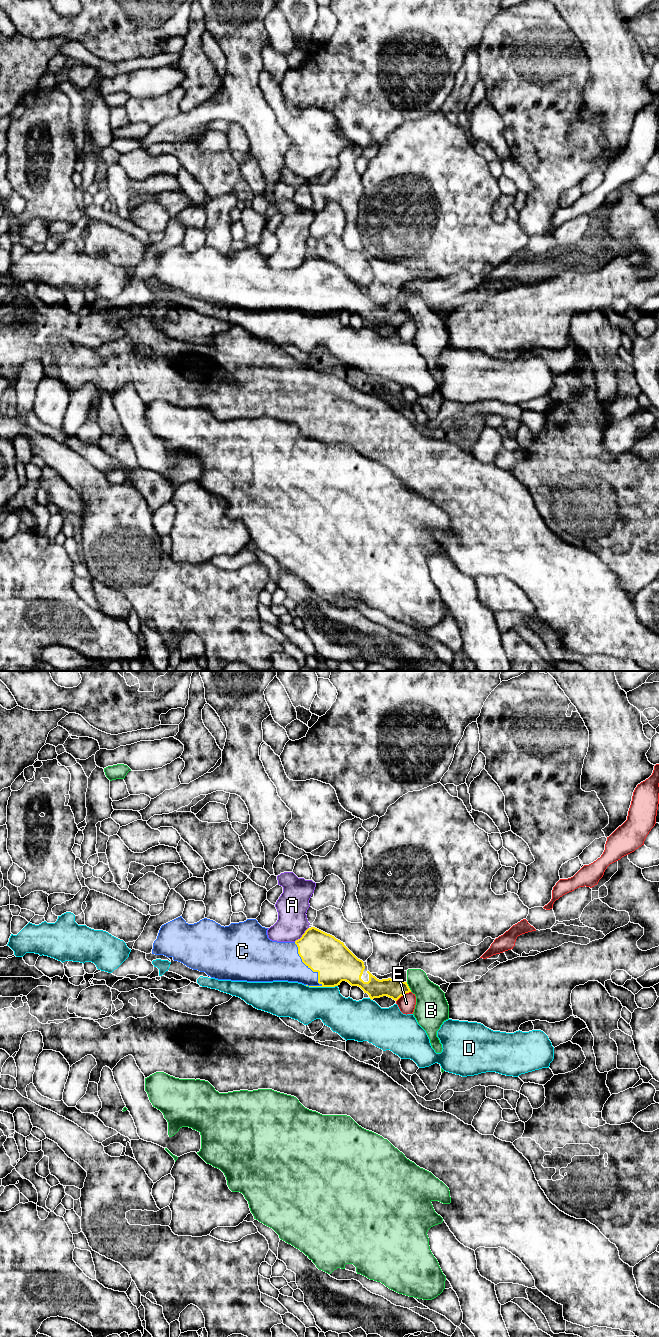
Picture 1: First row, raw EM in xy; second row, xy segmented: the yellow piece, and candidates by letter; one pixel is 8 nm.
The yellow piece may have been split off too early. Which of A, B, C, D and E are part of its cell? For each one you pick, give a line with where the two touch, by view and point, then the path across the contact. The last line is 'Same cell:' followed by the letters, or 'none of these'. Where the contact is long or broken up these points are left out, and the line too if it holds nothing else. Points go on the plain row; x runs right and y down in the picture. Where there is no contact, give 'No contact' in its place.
C: Touches yellow at xy (307, 293)
Same cell: C

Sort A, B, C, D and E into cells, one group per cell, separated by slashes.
A / B / C / D / E

